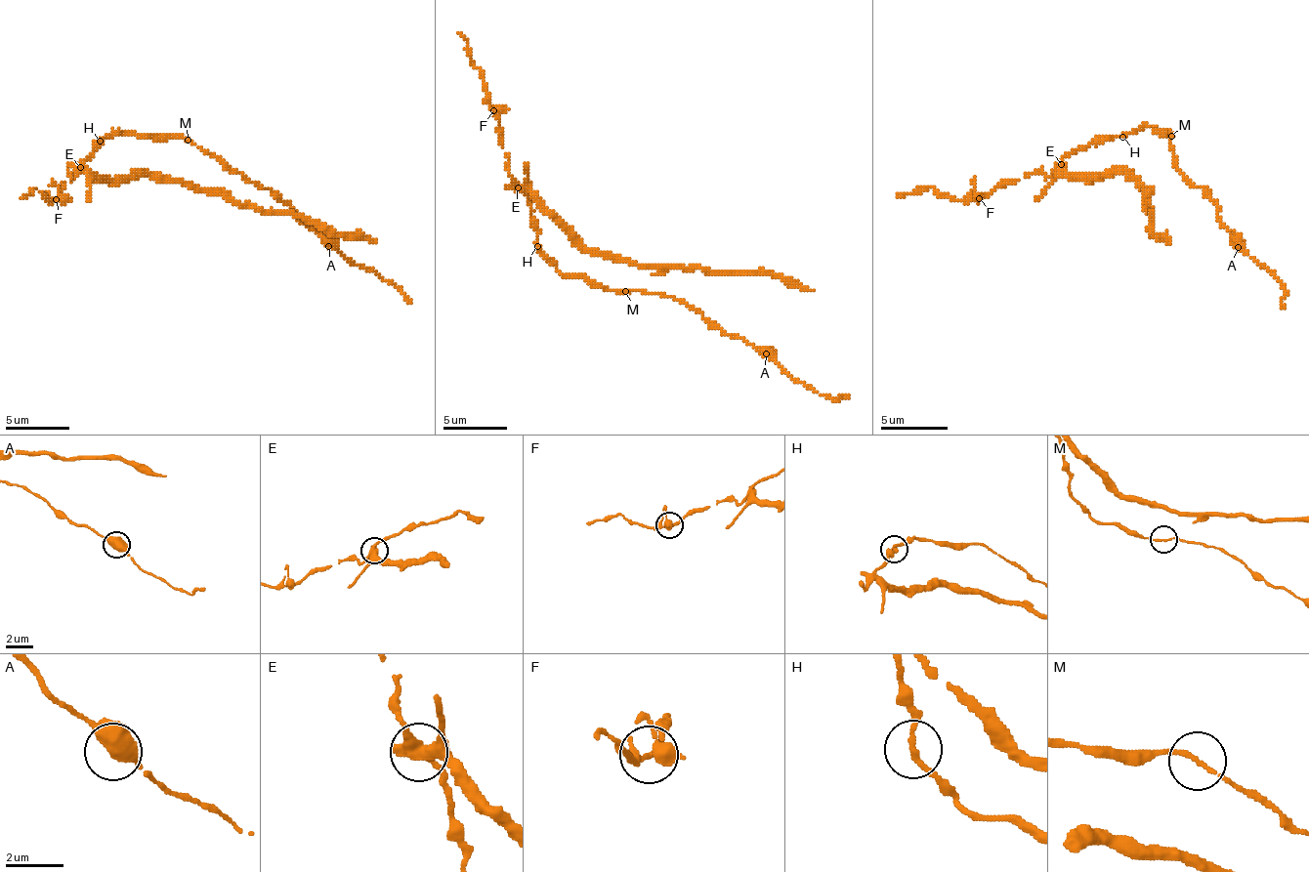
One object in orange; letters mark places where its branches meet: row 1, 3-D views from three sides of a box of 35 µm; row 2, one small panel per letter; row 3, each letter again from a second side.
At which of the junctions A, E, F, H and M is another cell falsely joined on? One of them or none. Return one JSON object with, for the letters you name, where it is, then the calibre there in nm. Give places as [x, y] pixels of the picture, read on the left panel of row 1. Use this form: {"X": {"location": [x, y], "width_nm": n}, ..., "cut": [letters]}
{"E": {"location": [80, 167], "width_nm": 400}, "cut": ["E"]}

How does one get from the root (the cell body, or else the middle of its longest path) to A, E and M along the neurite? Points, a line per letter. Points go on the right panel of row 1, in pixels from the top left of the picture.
A: (1122, 133), (1136, 133), (1147, 126), (1170, 133), (1177, 167), (1217, 207), (1220, 224), (1238, 247)
E: (1122, 133), (1119, 137), (1092, 140), (1085, 146), (1079, 146), (1062, 163)
M: (1122, 133), (1136, 133), (1150, 126), (1160, 133), (1170, 133), (1170, 137)

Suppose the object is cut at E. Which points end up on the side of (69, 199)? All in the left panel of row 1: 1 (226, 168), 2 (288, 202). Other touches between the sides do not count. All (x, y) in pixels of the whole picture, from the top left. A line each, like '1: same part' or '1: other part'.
1: same part
2: same part

